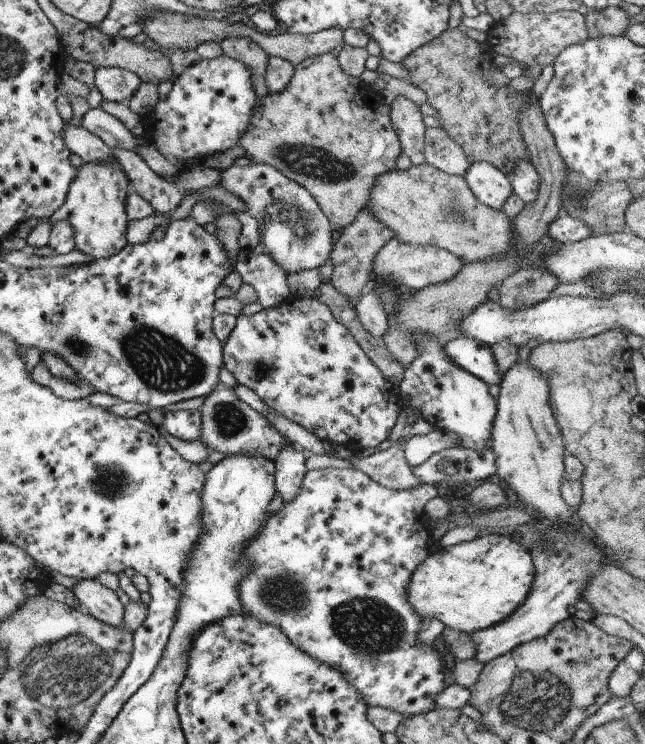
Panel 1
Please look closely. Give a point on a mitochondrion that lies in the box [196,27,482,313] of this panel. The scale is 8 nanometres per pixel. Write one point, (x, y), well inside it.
(294, 222)

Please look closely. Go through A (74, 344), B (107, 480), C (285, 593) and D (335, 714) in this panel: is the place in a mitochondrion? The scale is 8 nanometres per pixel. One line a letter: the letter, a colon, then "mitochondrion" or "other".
A: mitochondrion
B: mitochondrion
C: mitochondrion
D: other

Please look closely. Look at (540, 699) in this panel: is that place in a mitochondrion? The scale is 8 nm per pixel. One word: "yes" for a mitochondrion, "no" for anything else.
yes

